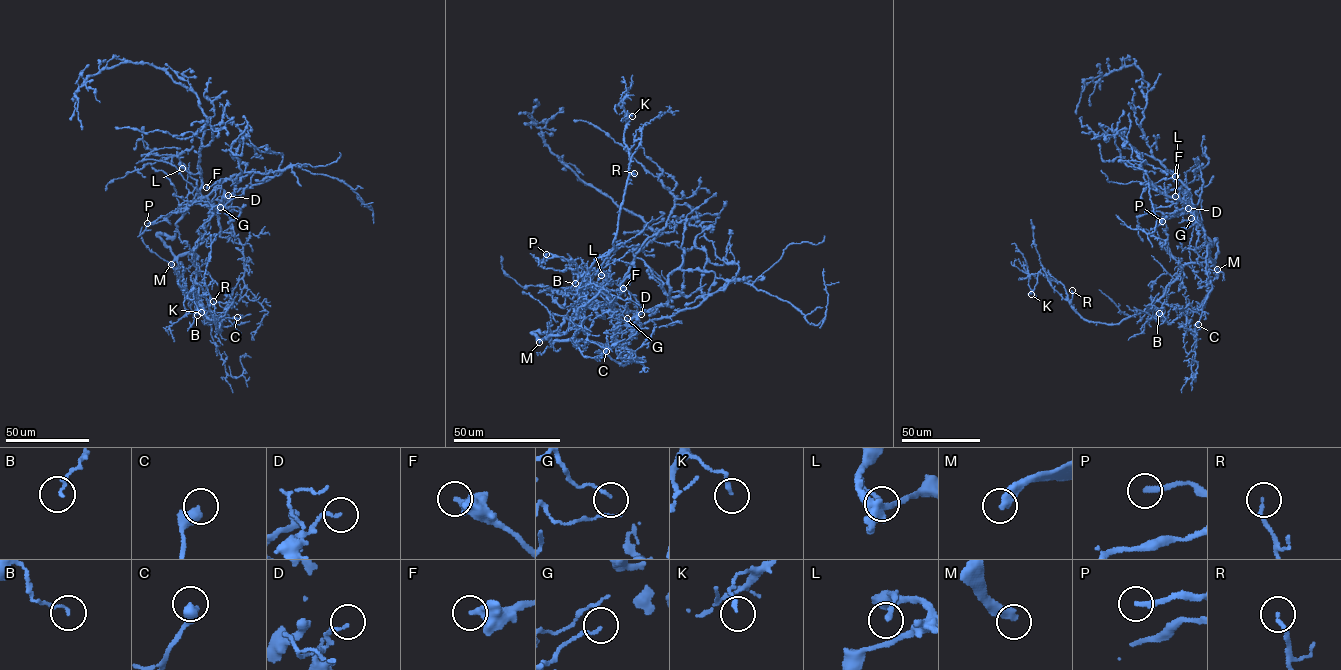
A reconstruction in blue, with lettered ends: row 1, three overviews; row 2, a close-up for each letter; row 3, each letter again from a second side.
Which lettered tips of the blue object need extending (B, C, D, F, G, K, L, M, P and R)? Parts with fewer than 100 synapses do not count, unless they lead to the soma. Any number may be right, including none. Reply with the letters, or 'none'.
M

